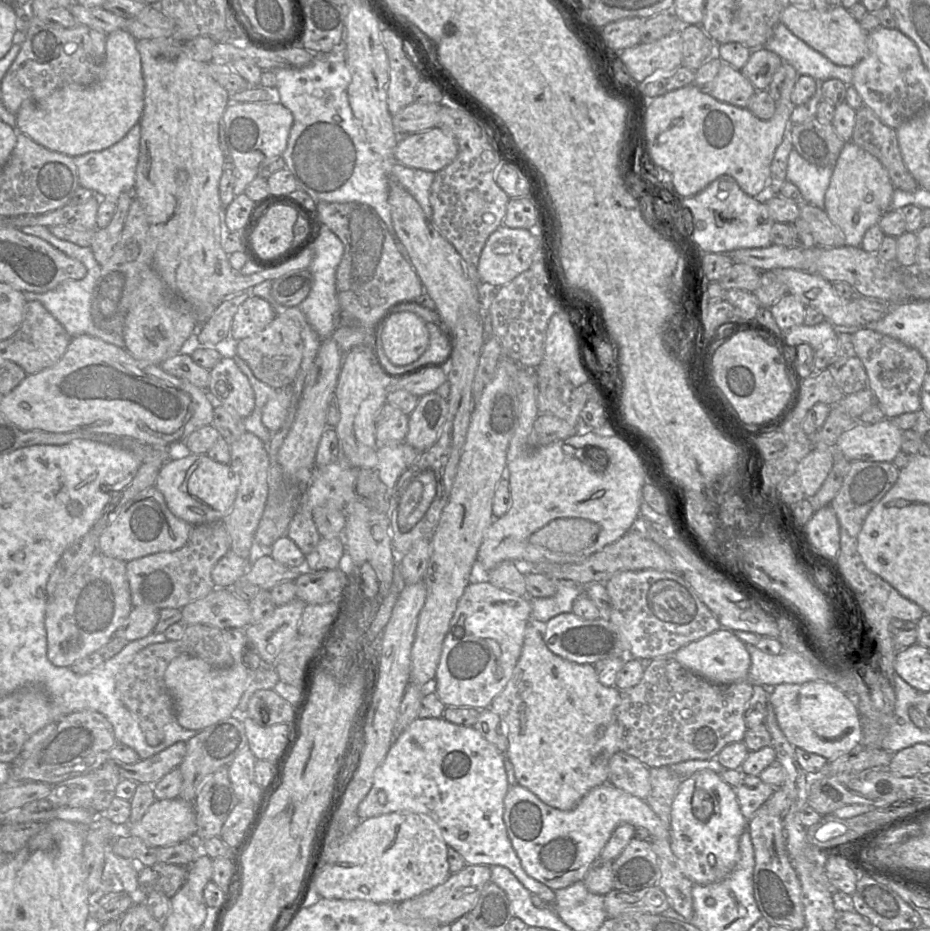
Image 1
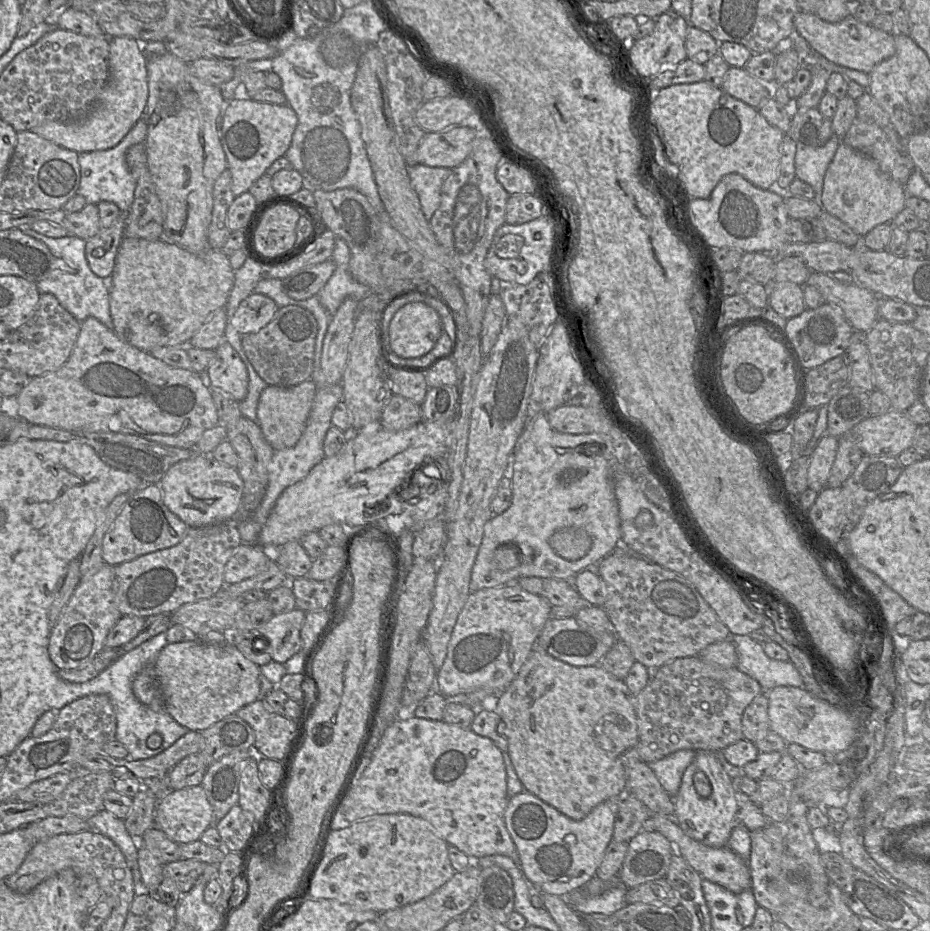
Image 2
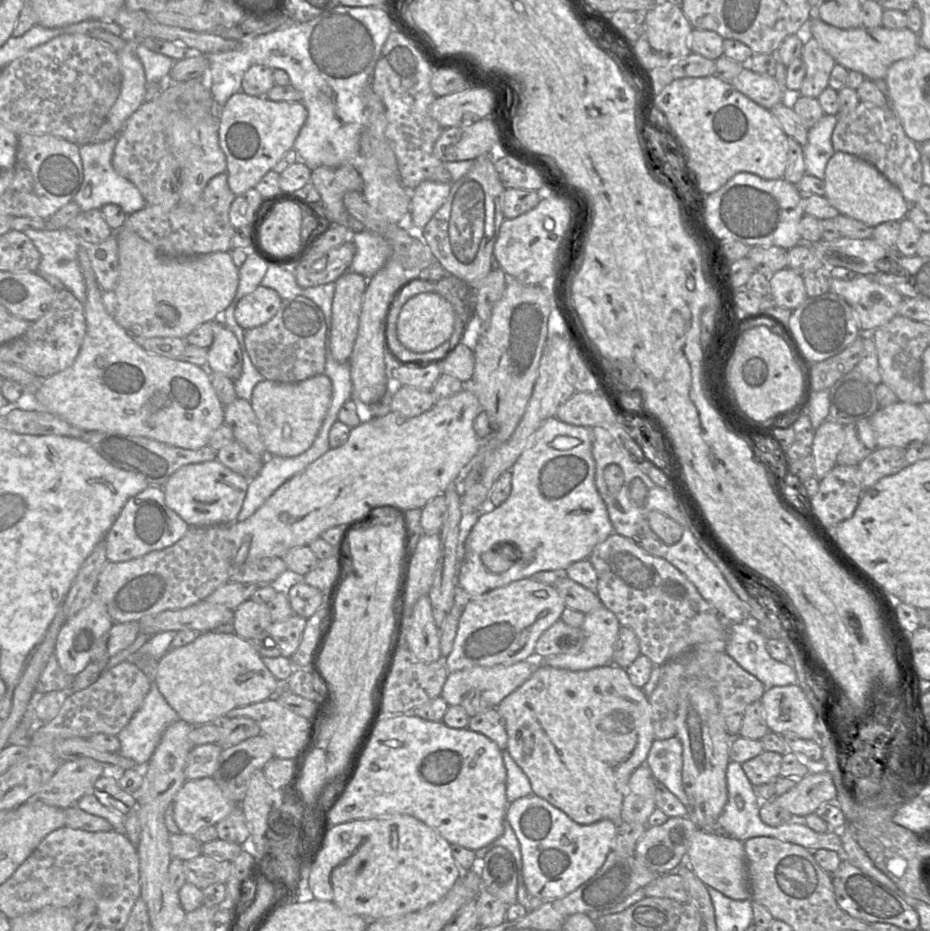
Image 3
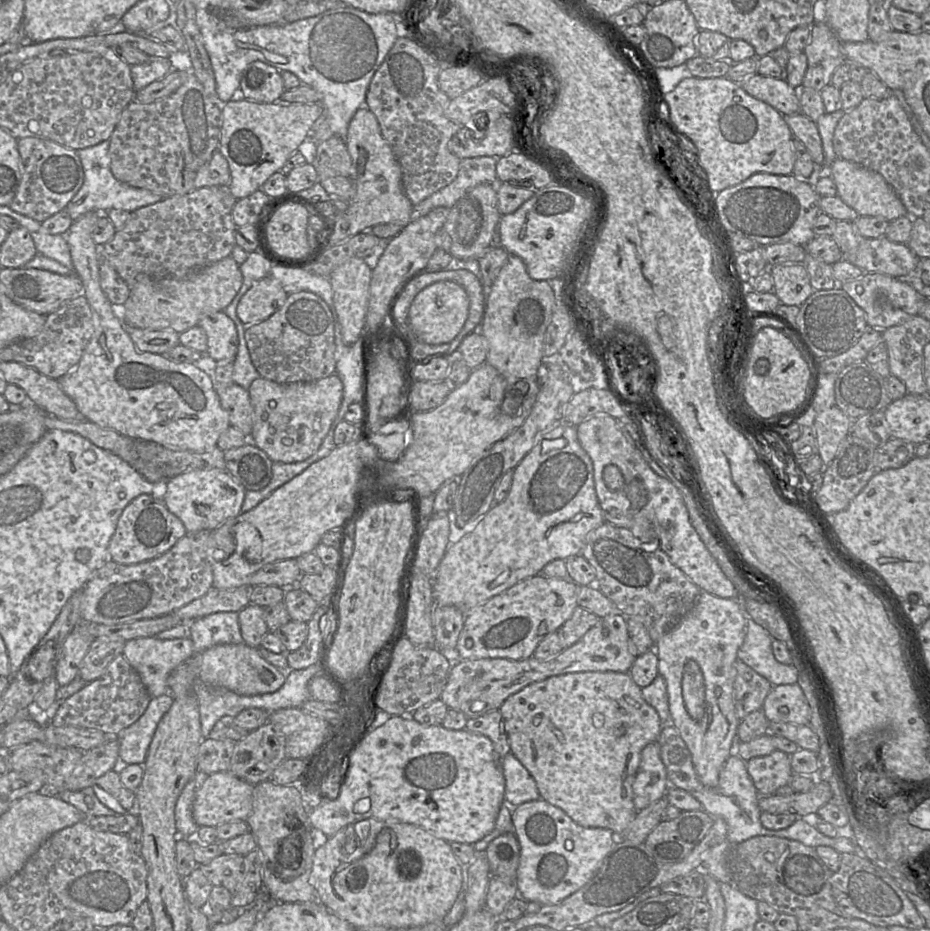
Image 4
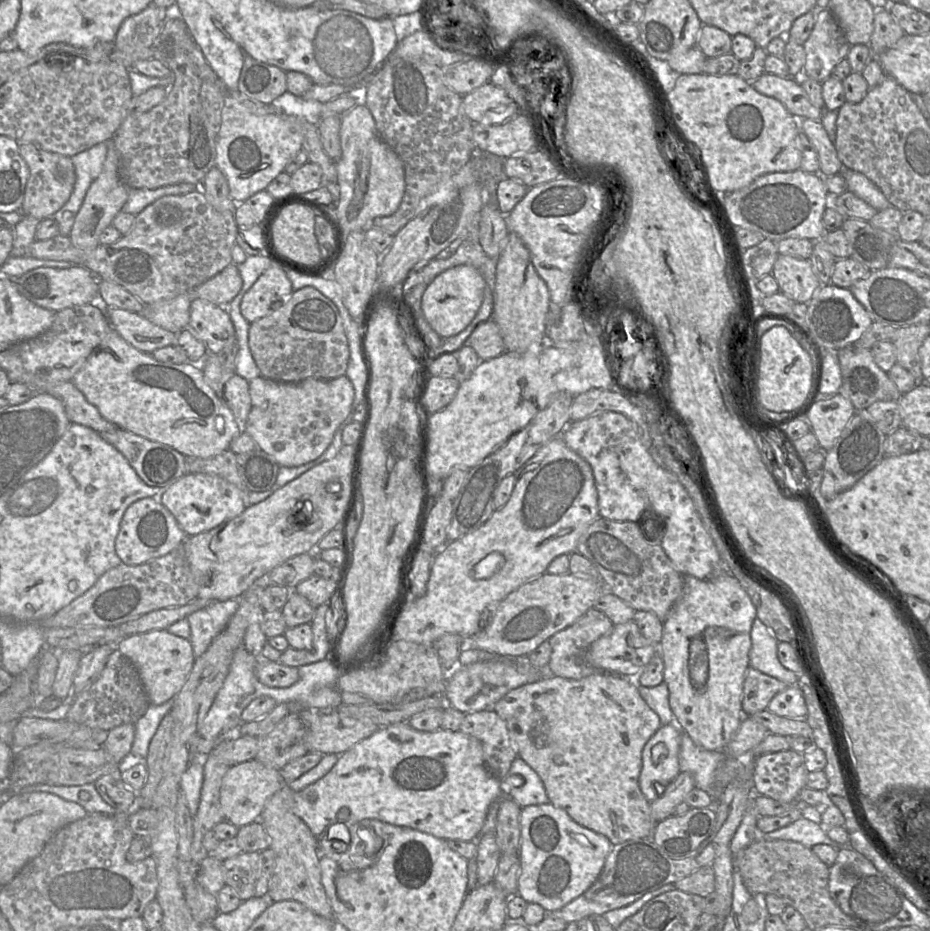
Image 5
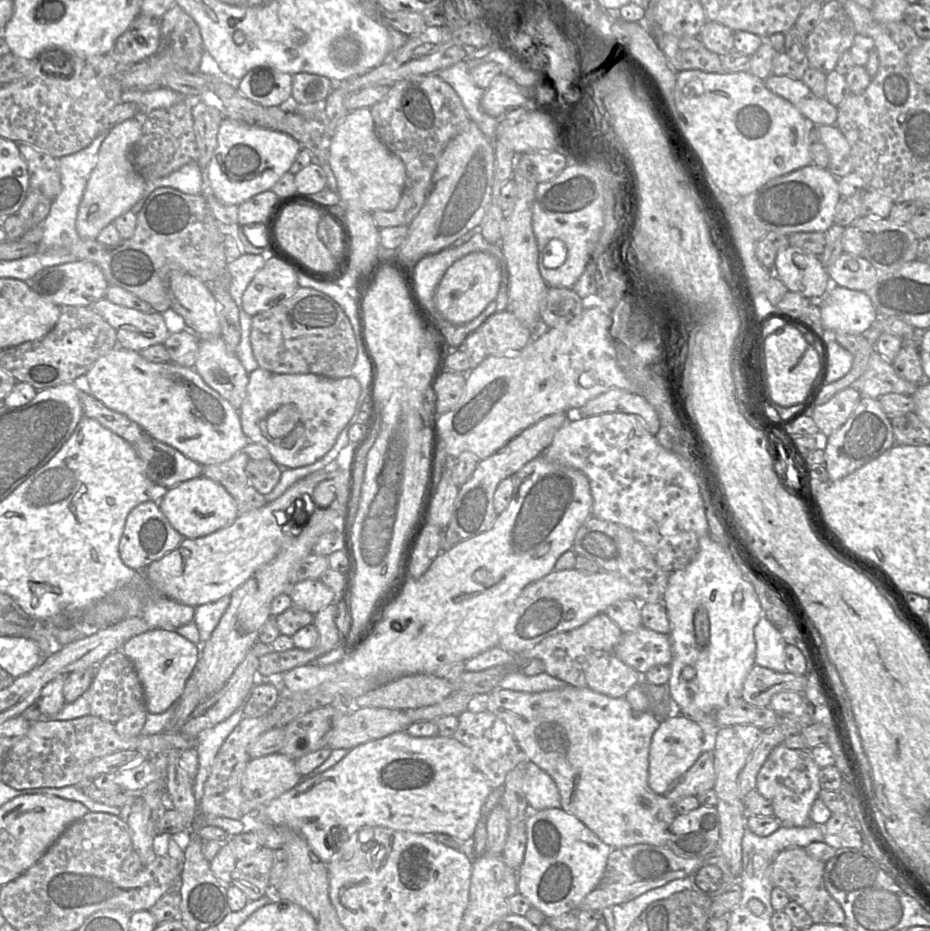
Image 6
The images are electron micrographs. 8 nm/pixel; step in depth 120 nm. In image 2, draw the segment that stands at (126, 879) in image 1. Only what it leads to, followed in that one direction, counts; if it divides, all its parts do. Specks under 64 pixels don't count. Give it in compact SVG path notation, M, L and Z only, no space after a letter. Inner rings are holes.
M106 809L101 810L92 818L87 820L89 829L87 831L99 832L110 838L122 851L127 865L130 868L134 884L135 895L148 894L145 889L138 868L138 849L139 845L127 831L124 821Z

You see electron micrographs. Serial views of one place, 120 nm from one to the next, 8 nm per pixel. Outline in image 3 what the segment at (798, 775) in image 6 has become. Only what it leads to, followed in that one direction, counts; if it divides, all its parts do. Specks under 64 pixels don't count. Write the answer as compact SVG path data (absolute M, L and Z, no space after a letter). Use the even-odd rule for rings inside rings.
M763 751L758 756L744 762L743 770L753 786L774 782L780 776L783 755Z

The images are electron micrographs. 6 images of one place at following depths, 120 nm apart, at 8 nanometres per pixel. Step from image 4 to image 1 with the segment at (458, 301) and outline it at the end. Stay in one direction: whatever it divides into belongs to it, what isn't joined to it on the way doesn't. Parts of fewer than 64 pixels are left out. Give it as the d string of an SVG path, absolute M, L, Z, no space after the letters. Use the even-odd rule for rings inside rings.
M401 311L392 315L381 329L378 329L376 341L380 338L382 353L396 366L407 366L417 361L425 352L429 343L429 331L426 320L413 312Z

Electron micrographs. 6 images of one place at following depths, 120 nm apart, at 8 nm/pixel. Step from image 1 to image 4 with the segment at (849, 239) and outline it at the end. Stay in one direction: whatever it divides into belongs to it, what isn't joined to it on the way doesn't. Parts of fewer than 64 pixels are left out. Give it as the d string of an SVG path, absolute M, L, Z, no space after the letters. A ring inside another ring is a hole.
M836 158L831 164L830 177L833 179L837 195L853 208L859 216L880 216L891 222L907 215L907 210L895 190L884 177L860 164Z

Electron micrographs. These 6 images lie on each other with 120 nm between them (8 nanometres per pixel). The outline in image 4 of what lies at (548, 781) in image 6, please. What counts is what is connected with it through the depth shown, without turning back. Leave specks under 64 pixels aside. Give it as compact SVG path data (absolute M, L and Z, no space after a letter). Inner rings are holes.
M510 752L501 760L505 779L505 800L513 806L540 799L534 778L522 763Z

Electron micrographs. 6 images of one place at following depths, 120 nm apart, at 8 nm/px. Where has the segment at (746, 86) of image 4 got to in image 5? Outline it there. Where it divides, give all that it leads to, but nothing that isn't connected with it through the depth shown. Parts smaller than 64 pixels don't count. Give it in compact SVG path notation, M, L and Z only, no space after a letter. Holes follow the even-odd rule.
M763 73L751 82L754 89L768 97L779 100L797 119L820 120L825 109L814 106L800 83L800 78L781 78Z

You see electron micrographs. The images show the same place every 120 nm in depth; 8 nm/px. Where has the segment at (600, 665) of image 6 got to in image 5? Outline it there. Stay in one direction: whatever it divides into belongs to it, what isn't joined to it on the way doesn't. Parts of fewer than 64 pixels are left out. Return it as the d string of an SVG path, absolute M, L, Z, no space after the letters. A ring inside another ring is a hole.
M590 608L583 616L581 616L576 622L567 627L566 629L554 634L551 636L548 641L551 645L551 657L548 663L548 671L550 676L563 677L567 679L582 679L589 675L592 675L598 671L596 668L591 666L586 660L586 654L591 646L591 644L599 639L601 636L610 632L613 628L614 624L610 621L610 619L601 611Z

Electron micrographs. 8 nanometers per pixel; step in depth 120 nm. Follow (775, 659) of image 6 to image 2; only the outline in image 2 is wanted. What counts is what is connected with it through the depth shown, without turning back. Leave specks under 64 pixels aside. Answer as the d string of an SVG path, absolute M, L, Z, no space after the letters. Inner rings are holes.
M762 629L752 631L749 635L731 635L729 639L736 649L737 668L756 679L762 691L769 693L777 686L804 687L804 682L789 661L769 658L761 643L768 641Z

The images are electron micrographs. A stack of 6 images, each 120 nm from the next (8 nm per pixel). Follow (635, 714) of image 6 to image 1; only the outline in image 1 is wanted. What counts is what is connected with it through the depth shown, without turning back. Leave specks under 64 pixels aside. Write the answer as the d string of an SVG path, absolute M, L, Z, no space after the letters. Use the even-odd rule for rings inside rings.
M530 622L524 633L521 655L513 675L504 690L493 699L489 707L504 722L506 737L509 741L509 747L504 755L513 765L517 783L534 793L543 803L565 811L573 809L591 789L601 784L609 783L609 760L615 753L622 751L624 741L624 730L616 715L616 708L619 702L620 690L615 686L607 687L601 684L592 664L574 663L552 653L543 640L541 626Z

